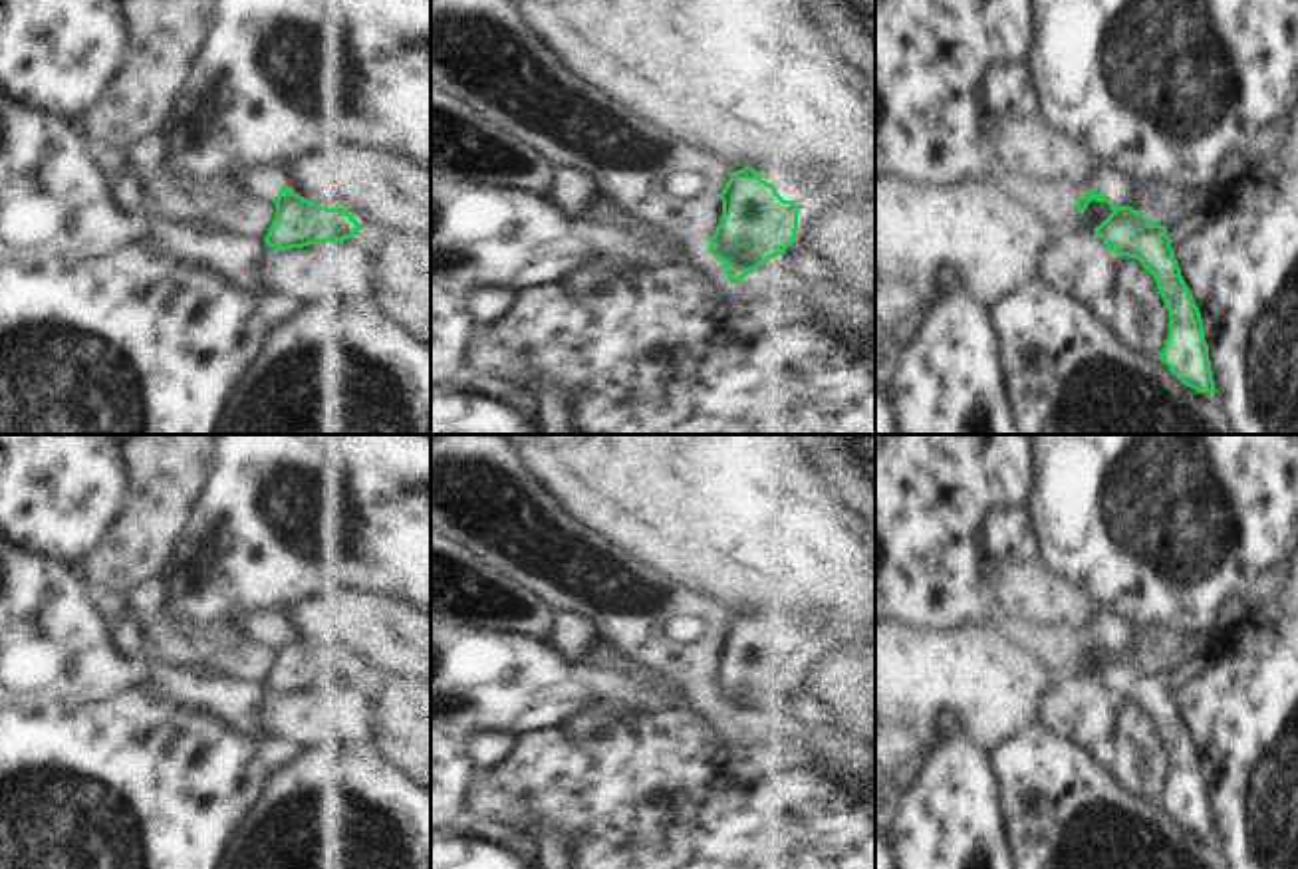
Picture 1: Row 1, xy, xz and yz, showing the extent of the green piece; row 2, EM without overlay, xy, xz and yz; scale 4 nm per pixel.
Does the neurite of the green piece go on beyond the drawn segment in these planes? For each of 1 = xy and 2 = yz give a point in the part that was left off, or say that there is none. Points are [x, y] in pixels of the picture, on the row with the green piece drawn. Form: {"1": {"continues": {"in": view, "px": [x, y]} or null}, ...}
{"1": {"continues": null}, "2": {"continues": null}}

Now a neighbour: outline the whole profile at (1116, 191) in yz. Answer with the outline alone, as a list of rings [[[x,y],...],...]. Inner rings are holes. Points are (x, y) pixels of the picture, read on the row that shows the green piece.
[[[1103,169],[1092,192],[1103,194],[1109,202],[1117,206],[1129,206],[1133,202],[1135,186],[1119,181],[1113,173]]]

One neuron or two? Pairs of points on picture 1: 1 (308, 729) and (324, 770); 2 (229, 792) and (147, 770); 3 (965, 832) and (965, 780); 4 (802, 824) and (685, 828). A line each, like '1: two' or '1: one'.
1: two
2: one
3: one
4: one

